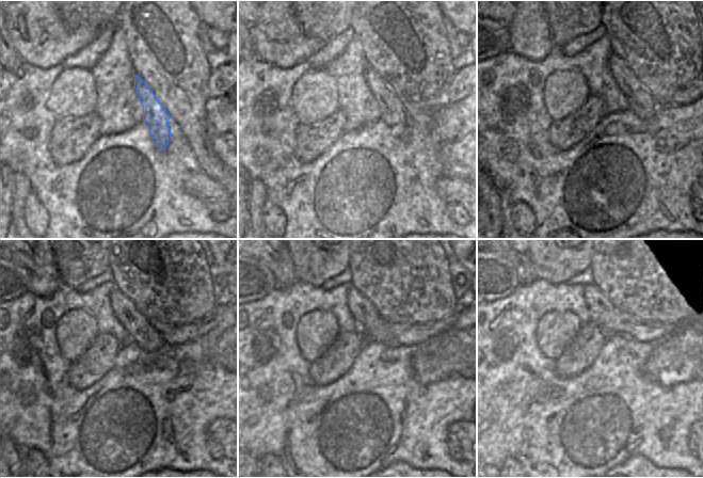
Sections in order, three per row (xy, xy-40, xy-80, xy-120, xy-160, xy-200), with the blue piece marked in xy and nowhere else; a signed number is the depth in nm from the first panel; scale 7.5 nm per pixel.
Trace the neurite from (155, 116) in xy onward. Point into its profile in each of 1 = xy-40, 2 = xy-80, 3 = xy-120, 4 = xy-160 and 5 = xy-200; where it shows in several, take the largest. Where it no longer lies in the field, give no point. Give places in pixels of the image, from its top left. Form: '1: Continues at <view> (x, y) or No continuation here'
1: Continues at xy-40 (393, 112)
2: Continues at xy-80 (618, 95)
3: Continues at xy-120 (140, 331)
4: Continues at xy-160 (374, 328)
5: Continues at xy-200 (594, 299).

